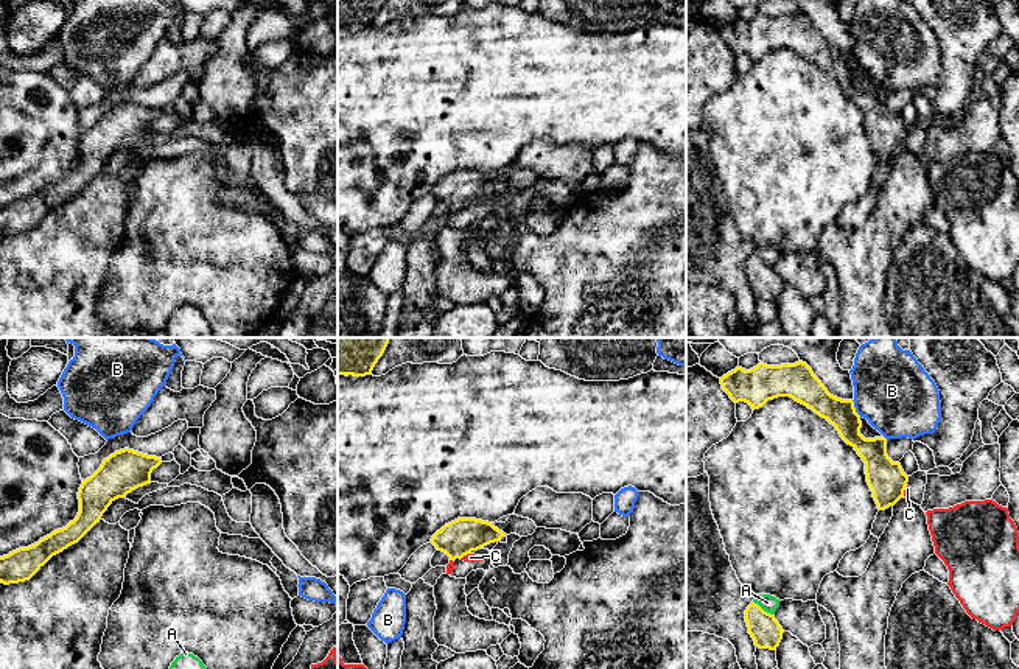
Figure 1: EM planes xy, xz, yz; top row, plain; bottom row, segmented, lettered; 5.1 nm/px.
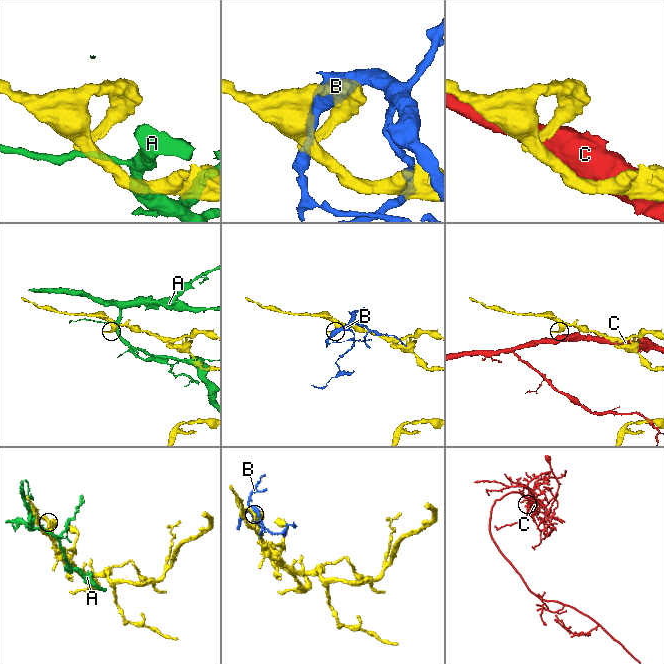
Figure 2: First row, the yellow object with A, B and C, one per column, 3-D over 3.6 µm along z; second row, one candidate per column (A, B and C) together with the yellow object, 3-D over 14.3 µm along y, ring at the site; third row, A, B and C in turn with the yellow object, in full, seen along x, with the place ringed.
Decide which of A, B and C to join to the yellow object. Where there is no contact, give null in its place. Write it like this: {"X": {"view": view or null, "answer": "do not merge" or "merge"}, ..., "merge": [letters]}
{"A": {"view": "yz", "answer": "do not merge"}, "B": {"view": "yz", "answer": "do not merge"}, "C": {"view": "yz", "answer": "do not merge"}, "merge": []}

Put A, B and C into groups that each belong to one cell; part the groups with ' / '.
A / B / C

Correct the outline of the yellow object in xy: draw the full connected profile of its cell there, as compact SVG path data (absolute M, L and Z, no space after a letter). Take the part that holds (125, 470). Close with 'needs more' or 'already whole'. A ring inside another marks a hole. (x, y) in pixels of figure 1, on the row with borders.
M129 448L110 454L90 478L82 481L78 492L79 512L73 521L28 548L0 557L0 582L9 585L30 580L53 555L78 543L100 523L115 499L151 484L151 473L160 464L160 457Z; already whole

